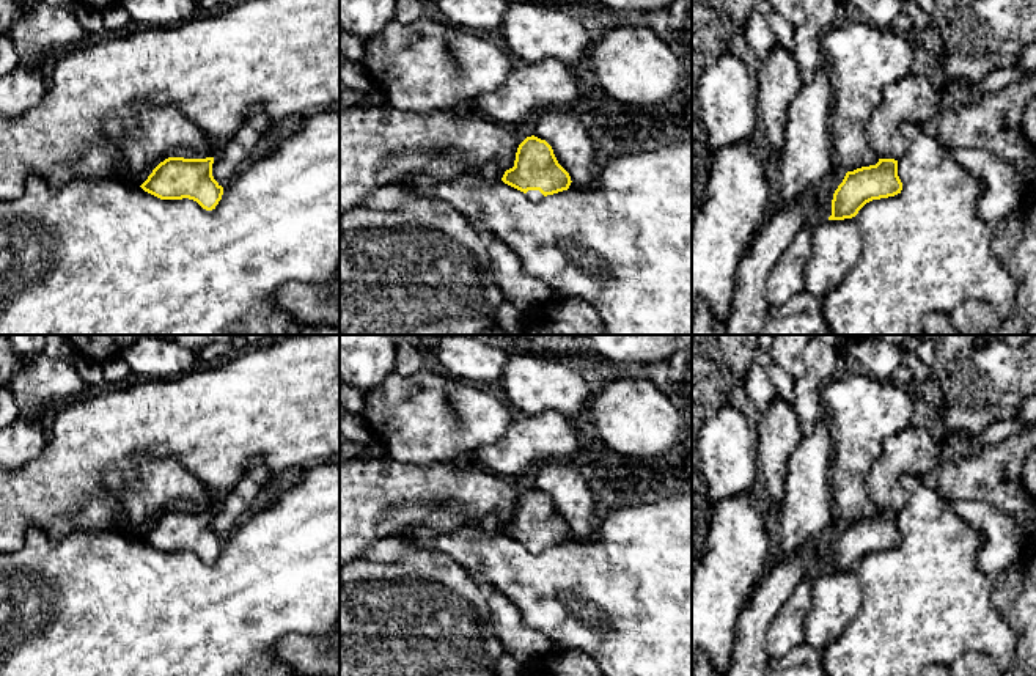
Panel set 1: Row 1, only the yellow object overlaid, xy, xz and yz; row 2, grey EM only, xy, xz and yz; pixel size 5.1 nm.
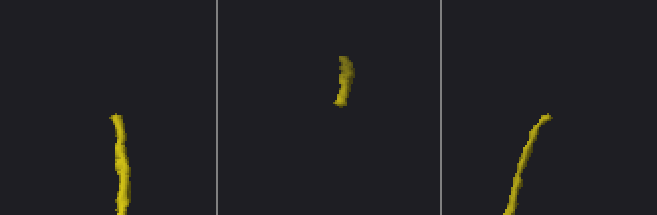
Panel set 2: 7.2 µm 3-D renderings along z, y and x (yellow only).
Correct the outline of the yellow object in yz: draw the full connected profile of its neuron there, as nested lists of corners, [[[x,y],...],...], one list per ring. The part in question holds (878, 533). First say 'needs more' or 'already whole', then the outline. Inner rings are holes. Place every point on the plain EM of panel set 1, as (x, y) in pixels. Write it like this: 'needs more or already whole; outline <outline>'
needs more; outline [[[913,426],[882,442],[882,451],[866,476],[866,492],[879,514],[846,525],[833,546],[828,572],[852,571],[866,555],[901,546],[898,513],[907,503],[901,476],[931,479],[940,465],[943,446],[924,428]]]

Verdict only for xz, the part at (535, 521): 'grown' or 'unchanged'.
grown

